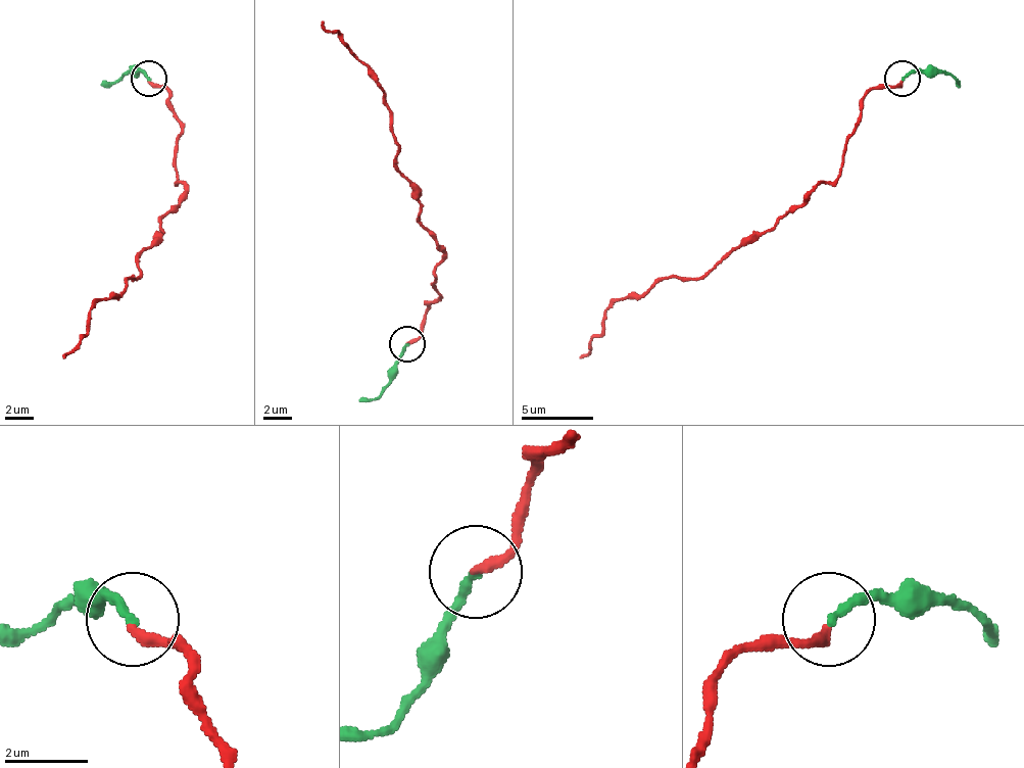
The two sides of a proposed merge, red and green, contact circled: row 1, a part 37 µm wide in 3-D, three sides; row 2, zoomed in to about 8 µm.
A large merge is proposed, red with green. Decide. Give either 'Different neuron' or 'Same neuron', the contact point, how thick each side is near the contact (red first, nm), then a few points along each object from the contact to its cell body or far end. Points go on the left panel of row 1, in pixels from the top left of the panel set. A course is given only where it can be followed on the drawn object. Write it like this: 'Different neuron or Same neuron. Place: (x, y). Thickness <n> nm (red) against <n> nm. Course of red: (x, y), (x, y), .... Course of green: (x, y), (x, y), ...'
Same neuron. Place: (149, 79). Thickness 260 nm (red) against 200 nm. Course of red: (148, 81), (169, 95), (181, 124), (184, 199), (137, 256), (137, 275), (91, 310), (91, 328), (62, 357). Course of green: (148, 78), (137, 74), (101, 85)

